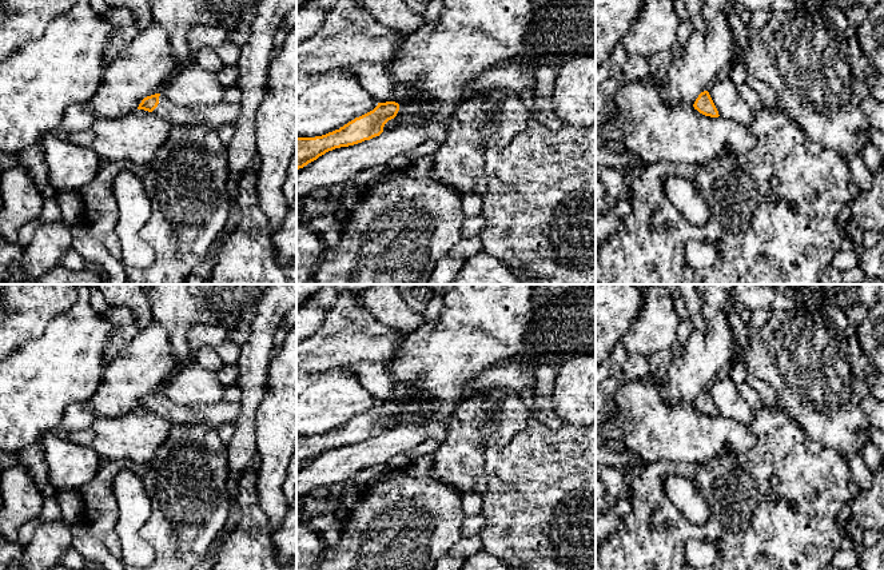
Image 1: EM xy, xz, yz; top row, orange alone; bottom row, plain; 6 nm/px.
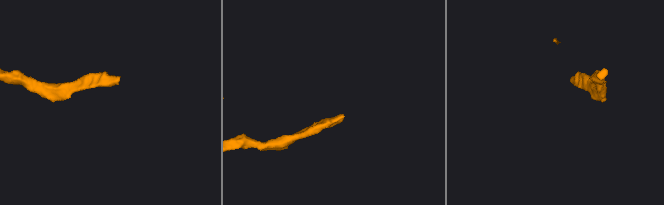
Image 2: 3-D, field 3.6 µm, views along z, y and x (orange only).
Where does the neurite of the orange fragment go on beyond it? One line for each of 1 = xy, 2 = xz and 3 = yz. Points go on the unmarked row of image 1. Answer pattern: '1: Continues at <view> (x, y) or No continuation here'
1: Continues at xy (220, 413)
2: No continuation here
3: No continuation here

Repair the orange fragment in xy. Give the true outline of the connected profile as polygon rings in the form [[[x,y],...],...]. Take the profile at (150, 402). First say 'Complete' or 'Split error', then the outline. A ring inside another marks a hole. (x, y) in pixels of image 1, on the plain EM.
Split error. [[[162,392],[144,396],[138,408],[154,411],[172,424],[208,424],[216,430],[222,424],[232,423],[240,412],[238,402],[220,400],[214,404],[184,406],[174,403]]]

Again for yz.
Complete. [[[704,390],[698,394],[693,403],[694,408],[697,408],[700,412],[710,416],[718,416],[718,410],[709,394],[708,390]]]

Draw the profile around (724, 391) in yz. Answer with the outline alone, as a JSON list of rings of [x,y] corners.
[[[717,378],[708,388],[718,414],[724,418],[749,424],[753,411],[748,402],[741,396],[737,384],[729,378]]]

